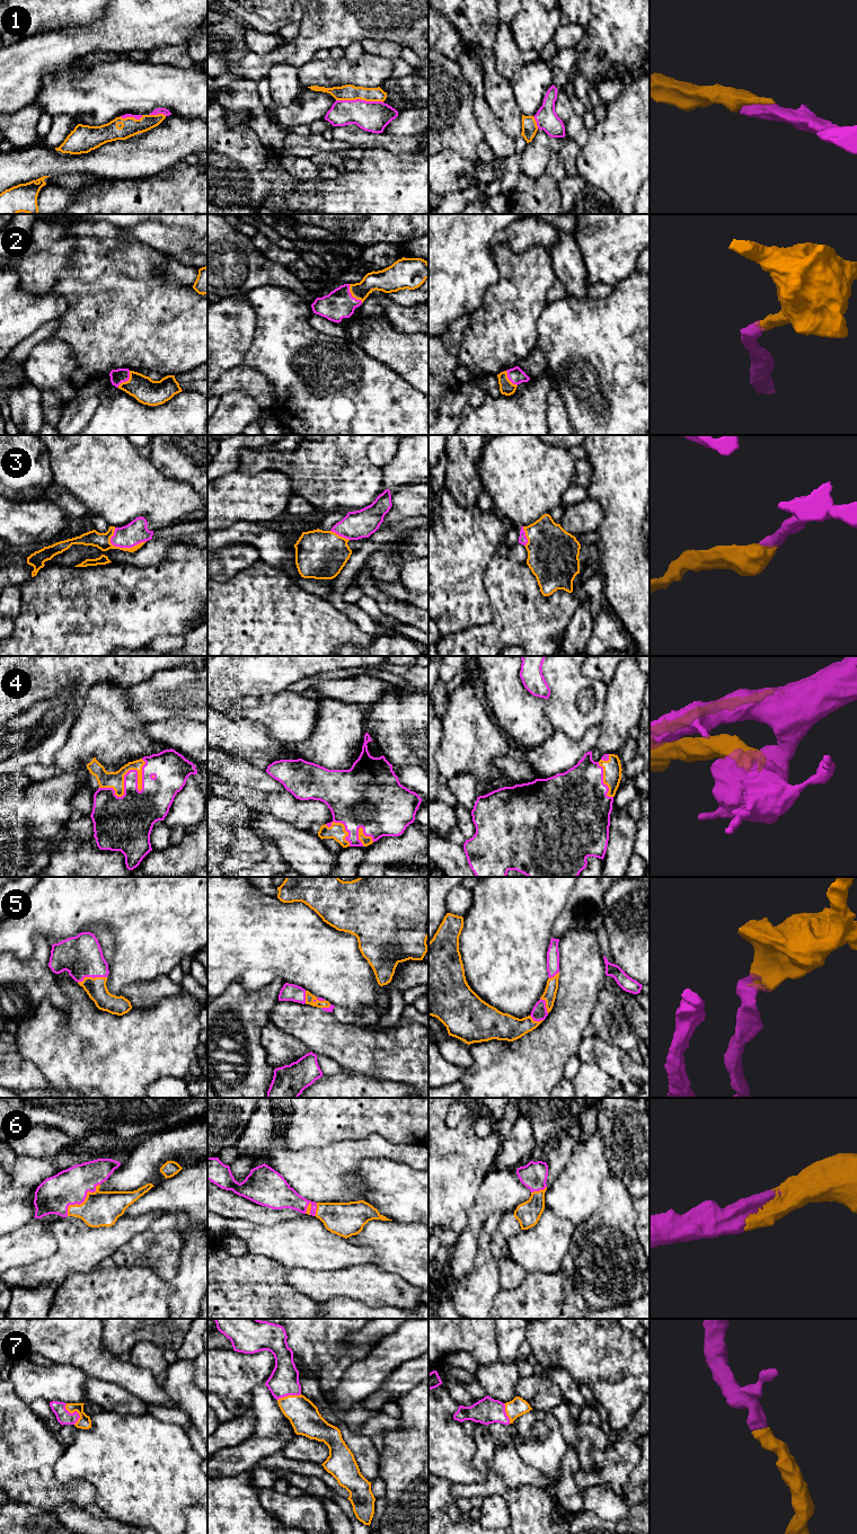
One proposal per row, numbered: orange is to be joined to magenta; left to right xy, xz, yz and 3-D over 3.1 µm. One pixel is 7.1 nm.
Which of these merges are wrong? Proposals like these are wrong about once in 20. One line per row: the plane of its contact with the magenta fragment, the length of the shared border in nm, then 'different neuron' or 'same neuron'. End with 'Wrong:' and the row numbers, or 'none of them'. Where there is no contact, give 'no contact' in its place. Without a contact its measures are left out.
1: xz | 340 nm | same neuron
2: xz | 170 nm | same neuron
3: xy | 260 nm | same neuron
4: xy | 380 nm | same neuron
5: xy | 220 nm | same neuron
6: xy | 340 nm | same neuron
7: xy | 170 nm | same neuron
Wrong: none of them

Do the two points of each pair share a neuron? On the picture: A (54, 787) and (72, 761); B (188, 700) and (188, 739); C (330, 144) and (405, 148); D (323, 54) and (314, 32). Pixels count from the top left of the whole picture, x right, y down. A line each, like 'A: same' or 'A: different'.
A: different
B: different
C: different
D: different

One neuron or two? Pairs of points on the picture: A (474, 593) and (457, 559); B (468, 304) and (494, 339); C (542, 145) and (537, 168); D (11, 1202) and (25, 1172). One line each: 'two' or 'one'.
A: one
B: two
C: one
D: one

